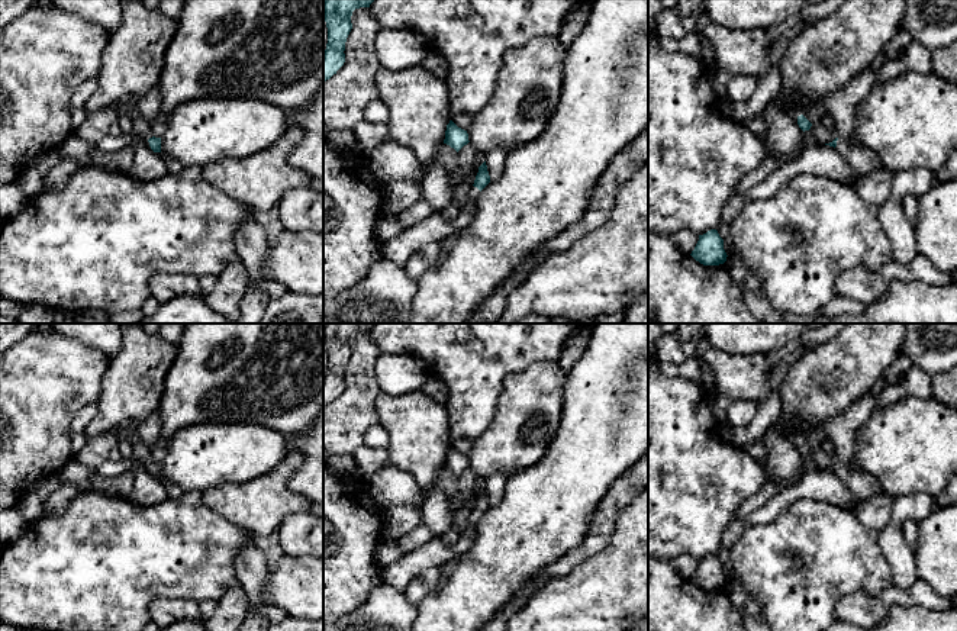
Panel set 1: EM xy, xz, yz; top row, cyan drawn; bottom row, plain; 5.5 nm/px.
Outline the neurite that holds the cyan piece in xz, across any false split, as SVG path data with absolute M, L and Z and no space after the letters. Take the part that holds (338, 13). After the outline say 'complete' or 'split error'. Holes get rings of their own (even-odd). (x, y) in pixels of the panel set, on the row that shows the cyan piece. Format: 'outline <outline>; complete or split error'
outline M323 0L328 44L323 51L323 81L329 80L345 62L345 42L352 29L355 9L370 7L374 0Z; complete

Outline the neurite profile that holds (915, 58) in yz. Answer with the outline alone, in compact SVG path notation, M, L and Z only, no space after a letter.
M911 41L899 55L883 64L877 71L876 84L890 81L903 73L932 73L931 51Z

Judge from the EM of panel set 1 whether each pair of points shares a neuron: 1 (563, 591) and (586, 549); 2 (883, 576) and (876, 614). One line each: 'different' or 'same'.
1: different
2: different

